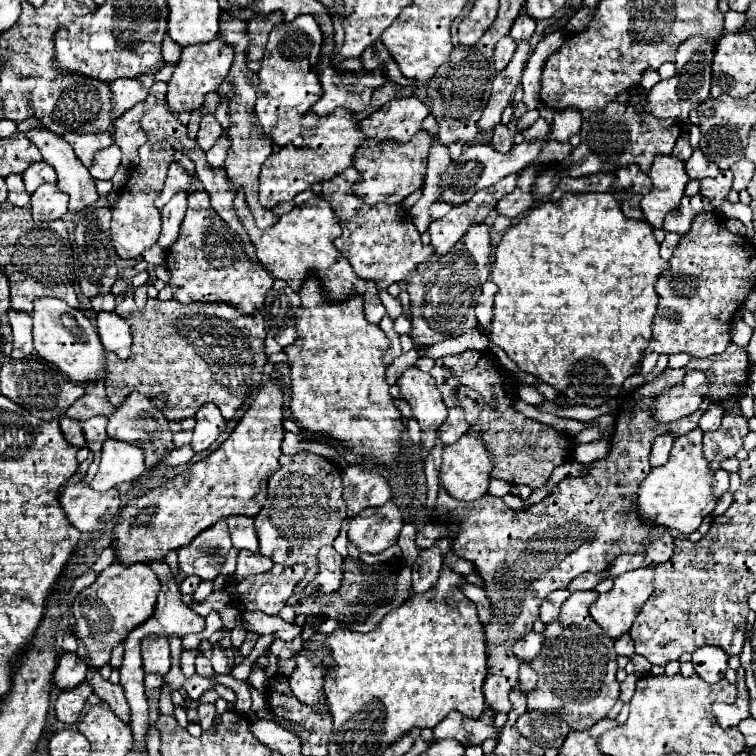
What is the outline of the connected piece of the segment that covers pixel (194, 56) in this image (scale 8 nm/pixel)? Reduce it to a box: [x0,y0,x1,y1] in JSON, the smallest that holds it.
[167,38,233,114]

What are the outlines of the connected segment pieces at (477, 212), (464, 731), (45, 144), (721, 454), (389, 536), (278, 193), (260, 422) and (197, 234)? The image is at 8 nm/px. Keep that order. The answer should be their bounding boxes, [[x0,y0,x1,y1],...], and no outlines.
[[429,174,517,256],[433,708,499,746],[27,126,99,214],[703,398,749,460],[347,500,403,554],[259,108,363,210],[111,383,283,566],[165,190,273,316]]

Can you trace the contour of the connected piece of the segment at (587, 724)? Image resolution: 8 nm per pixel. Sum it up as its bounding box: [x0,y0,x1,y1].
[527,590,619,730]

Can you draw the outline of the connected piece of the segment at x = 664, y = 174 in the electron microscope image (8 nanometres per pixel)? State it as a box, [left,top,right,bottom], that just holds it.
[641,154,689,228]

